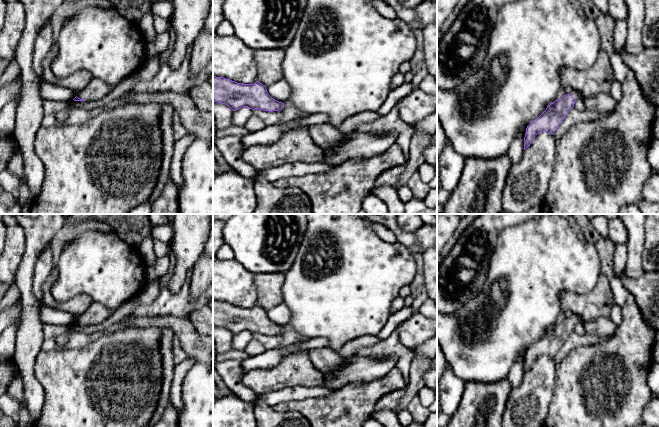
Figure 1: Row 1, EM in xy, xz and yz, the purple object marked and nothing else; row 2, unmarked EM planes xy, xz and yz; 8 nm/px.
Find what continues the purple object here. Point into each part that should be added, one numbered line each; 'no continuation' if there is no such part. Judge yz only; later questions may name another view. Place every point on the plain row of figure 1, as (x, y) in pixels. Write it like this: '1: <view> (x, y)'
1: yz (576, 318)

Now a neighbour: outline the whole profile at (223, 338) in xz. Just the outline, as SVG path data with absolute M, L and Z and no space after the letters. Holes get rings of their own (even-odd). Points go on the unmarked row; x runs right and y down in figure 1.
M213 325L213 340L215 341L215 352L224 353L232 350L233 336L234 335L229 330Z

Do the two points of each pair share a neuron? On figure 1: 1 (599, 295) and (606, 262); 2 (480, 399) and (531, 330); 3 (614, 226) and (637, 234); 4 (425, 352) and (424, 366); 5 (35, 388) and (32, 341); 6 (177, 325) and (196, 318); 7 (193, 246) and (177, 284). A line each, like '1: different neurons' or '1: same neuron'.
1: same neuron
2: different neurons
3: different neurons
4: same neuron
5: same neuron
6: different neurons
7: same neuron

